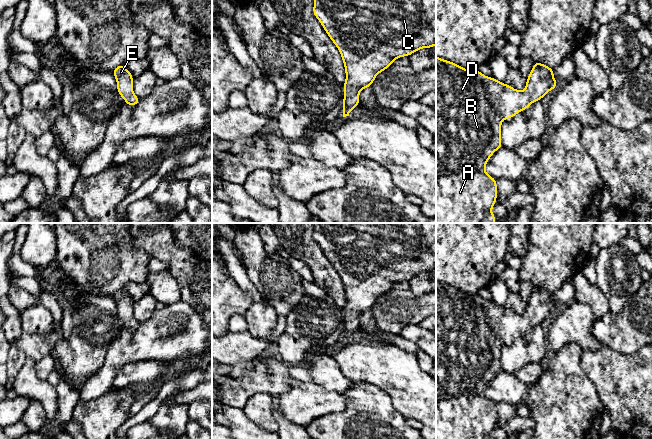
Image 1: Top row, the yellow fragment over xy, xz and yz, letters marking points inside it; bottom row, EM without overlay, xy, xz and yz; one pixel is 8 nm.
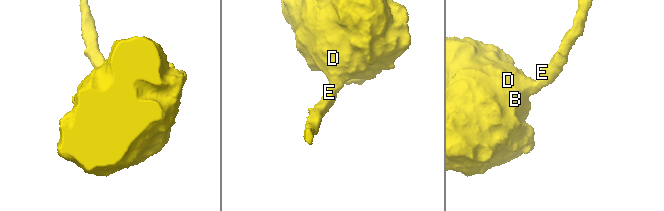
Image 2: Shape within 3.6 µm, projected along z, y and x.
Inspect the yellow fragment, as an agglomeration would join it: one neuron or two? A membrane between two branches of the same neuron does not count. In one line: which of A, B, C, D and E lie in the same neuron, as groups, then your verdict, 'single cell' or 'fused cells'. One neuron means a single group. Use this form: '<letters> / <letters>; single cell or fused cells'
A B C D E; single cell

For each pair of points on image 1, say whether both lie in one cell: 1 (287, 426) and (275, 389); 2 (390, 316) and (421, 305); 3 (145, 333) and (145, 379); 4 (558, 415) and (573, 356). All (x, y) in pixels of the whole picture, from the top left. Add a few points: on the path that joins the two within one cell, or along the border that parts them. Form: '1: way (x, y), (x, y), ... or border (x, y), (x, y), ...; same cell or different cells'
1: border (273, 395), (278, 396); different cells
2: way (398, 308), (413, 308); same cell
3: border (168, 362), (132, 361), (122, 367); different cells
4: way (563, 400), (564, 371); same cell

